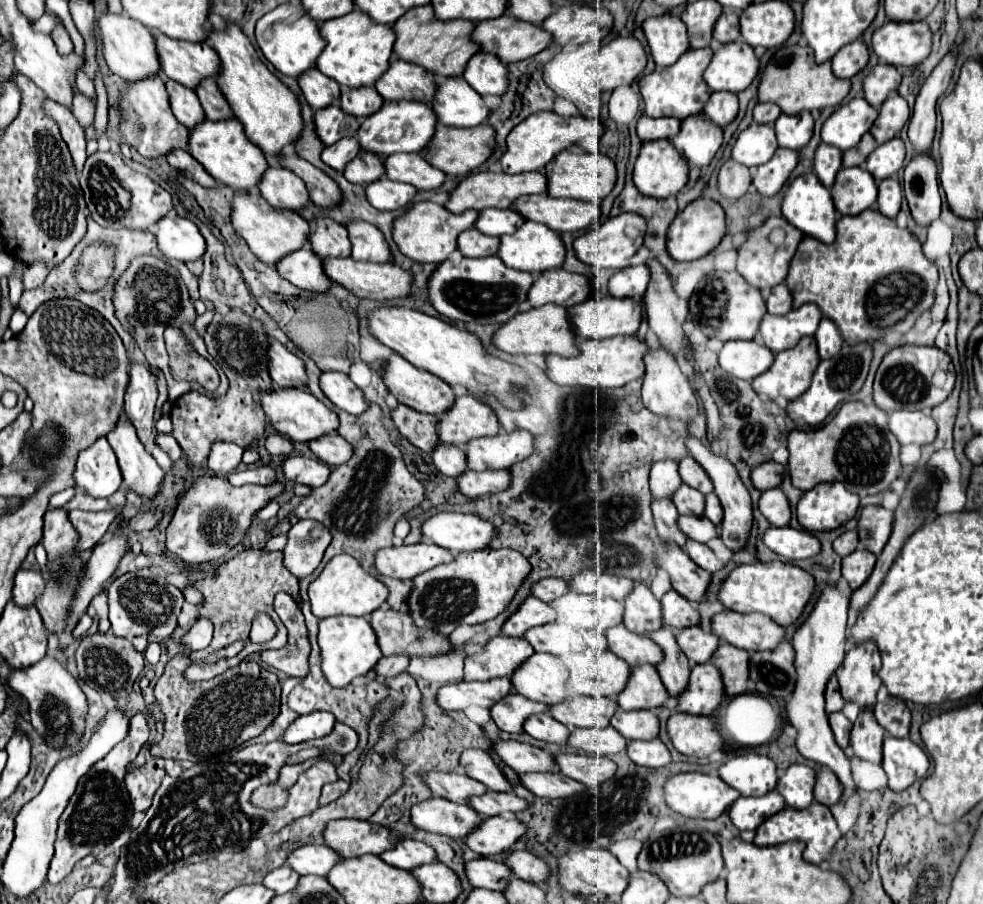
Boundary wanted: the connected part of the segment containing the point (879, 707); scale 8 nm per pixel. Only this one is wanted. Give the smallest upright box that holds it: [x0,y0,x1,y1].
[874,696,912,738]

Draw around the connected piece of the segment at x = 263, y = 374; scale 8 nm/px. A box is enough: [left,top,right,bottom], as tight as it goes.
[170,310,274,466]

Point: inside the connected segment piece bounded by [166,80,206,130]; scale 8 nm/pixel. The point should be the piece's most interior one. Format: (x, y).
(185, 105)

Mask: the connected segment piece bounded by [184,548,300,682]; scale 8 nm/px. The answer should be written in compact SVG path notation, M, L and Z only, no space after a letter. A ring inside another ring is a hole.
M246 548L244 552L234 556L230 562L222 564L214 576L206 576L204 580L198 580L194 586L196 586L196 590L200 590L204 594L204 604L198 608L198 614L208 618L208 620L212 620L214 638L212 638L212 644L208 648L191 652L192 664L184 674L188 681L202 682L202 680L210 680L210 678L226 672L228 668L238 666L252 652L260 652L261 650L266 650L266 648L282 648L284 646L288 630L282 624L282 620L278 618L278 614L274 612L272 602L274 602L276 592L288 592L296 600L300 600L300 596L298 596L298 578L286 570L282 552L266 552L266 550ZM260 612L266 612L274 620L274 624L278 628L276 636L272 640L268 640L266 644L256 644L250 642L250 638L248 638L252 620ZM236 640L244 642L244 650L238 656L224 658L224 660L218 660L216 664L208 664L208 666L200 668L198 660L204 660L208 654L212 654L212 652L216 652L216 650L220 650L220 648L224 648L224 646L228 646L228 644L232 644Z

